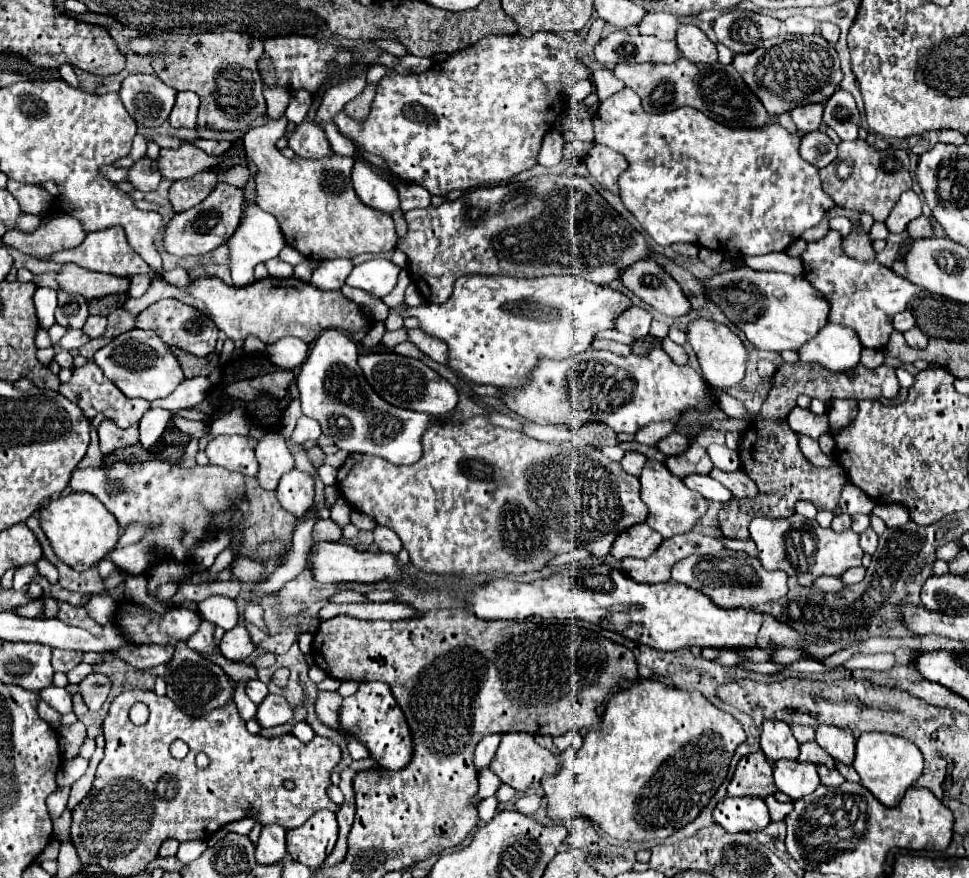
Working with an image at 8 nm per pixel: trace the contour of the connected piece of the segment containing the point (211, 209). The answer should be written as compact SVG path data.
M218 182L216 190L202 200L200 204L174 214L174 218L166 224L162 234L162 244L168 254L174 256L188 256L188 254L208 254L210 250L224 244L234 230L239 226L242 218L242 202L244 192L226 182Z

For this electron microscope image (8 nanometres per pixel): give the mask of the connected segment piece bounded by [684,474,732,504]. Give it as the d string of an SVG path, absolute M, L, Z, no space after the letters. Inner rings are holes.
M690 474L690 476L684 480L684 484L686 484L690 490L700 492L704 498L714 500L714 502L720 502L720 504L724 504L724 502L728 502L728 500L732 498L730 490L728 490L726 486L722 486L720 482L716 482L714 478L710 478L710 476Z

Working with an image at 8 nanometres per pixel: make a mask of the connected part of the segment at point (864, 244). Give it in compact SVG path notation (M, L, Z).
M854 222L854 230L848 238L842 240L842 250L854 258L854 260L874 260L876 258L876 252L872 250L872 240L870 236Z

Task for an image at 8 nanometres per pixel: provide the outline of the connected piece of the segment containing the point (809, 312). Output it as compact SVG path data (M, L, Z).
M738 266L732 270L720 272L710 280L702 280L702 290L712 296L712 300L728 316L728 320L736 324L746 334L746 338L760 350L772 350L772 352L800 350L810 338L818 334L818 330L822 330L822 326L828 324L830 302L826 300L826 296L822 296L822 292L814 290L814 286L806 282L804 276L792 276L782 272L762 272L762 270L752 270L748 266Z

